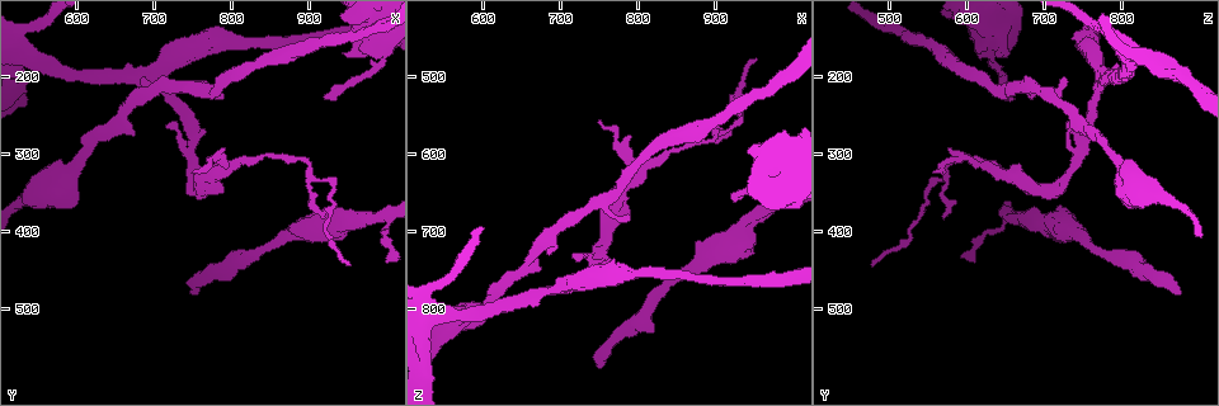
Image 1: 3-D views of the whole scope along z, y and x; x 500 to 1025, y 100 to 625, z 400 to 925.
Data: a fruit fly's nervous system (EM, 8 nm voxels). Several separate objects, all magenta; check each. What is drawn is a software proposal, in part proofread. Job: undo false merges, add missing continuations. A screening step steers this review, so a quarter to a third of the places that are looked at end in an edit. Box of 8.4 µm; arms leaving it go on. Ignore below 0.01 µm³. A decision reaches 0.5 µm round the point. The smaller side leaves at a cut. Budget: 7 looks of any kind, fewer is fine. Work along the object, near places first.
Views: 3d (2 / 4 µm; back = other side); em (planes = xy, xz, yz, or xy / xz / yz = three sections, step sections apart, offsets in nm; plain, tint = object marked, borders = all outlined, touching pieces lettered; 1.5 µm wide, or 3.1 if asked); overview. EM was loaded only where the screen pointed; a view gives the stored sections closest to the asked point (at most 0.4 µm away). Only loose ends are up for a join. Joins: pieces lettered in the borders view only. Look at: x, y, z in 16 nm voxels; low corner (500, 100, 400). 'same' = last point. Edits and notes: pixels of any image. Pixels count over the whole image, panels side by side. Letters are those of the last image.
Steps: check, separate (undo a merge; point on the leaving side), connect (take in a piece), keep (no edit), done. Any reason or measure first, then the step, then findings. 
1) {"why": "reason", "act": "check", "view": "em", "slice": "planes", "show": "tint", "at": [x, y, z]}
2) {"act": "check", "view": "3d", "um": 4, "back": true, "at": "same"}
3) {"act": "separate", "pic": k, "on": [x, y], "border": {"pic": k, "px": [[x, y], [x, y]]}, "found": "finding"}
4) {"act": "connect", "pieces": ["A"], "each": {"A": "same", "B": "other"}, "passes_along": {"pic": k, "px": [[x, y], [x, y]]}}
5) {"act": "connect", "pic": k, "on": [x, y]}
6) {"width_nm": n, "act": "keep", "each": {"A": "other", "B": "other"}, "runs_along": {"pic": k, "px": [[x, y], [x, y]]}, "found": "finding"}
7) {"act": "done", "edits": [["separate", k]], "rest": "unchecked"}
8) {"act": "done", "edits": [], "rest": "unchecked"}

{"why": "branch stops here", "act": "check", "view": "em", "slice": "planes", "show": "borders", "at": [750, 480, 875]}

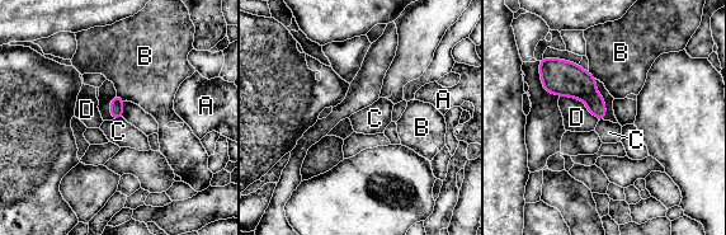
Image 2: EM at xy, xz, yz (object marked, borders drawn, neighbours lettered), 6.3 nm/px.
{"act": "keep", "each": {"A": "other", "B": "other", "C": "other", "D": "other"}, "border": {"pic": 2, "px": [[122, 117], [114, 120]]}, "found": "no lettered piece goes on from it"}

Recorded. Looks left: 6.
{"why": "an open end", "act": "check", "view": "3d", "um": 2, "at": [790, 225, 680]}

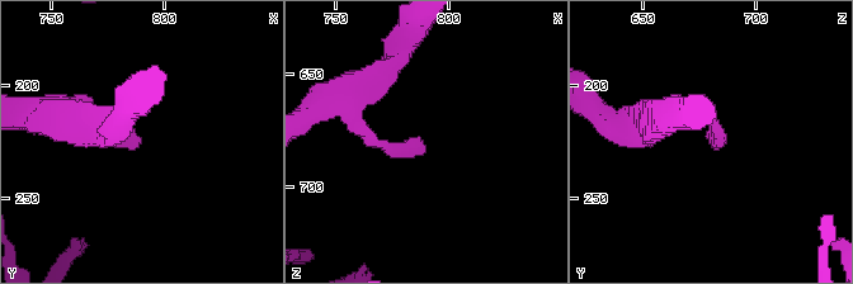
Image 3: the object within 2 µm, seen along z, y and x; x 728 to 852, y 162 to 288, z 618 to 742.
{"act": "check", "view": "em", "slice": "planes", "show": "borders", "at": [789, 224, 681]}

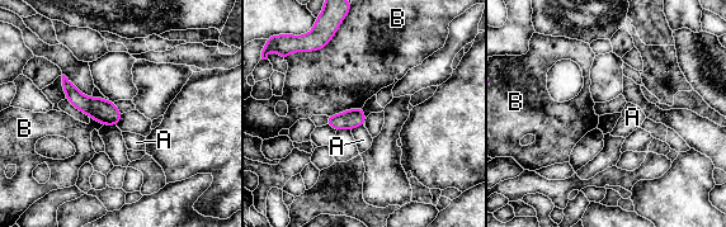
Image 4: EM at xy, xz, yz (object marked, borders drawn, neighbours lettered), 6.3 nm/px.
{"act": "keep", "each": {"A": "other", "B": "other"}, "runs_along": {"pic": 4, "px": [[65, 81], [85, 104], [117, 118]]}, "found": "no lettered piece goes on from it"}

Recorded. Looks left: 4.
{"why": "tapers out", "act": "check", "view": "em", "slice": "planes", "show": "tint", "at": [915, 220, 655]}

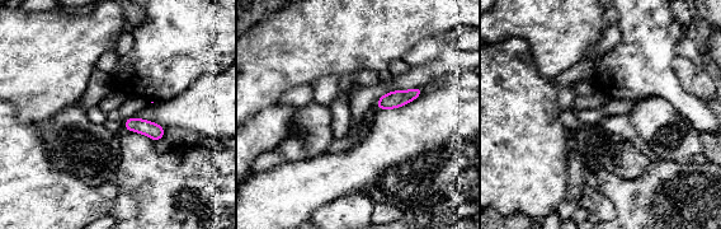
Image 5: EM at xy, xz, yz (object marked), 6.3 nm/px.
{"why": "what lies round it", "act": "check", "view": "em", "slice": "planes", "show": "borders", "at": "same"}

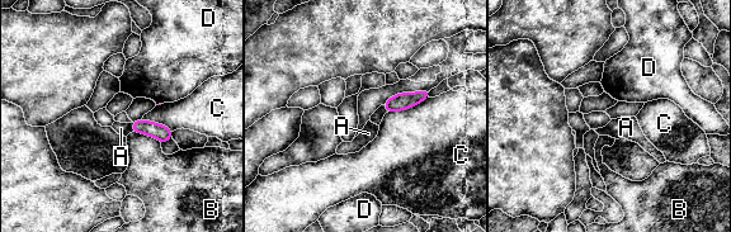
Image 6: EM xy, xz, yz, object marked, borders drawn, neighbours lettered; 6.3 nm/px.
{"act": "keep", "each": {"A": "other", "B": "other", "C": "other", "D": "other"}, "border": {"pic": 6, "px": [[131, 123], [132, 131]]}, "found": "no lettered piece goes on from it"}

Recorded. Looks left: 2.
{"act": "done", "edits": [], "rest": "unchecked"}

